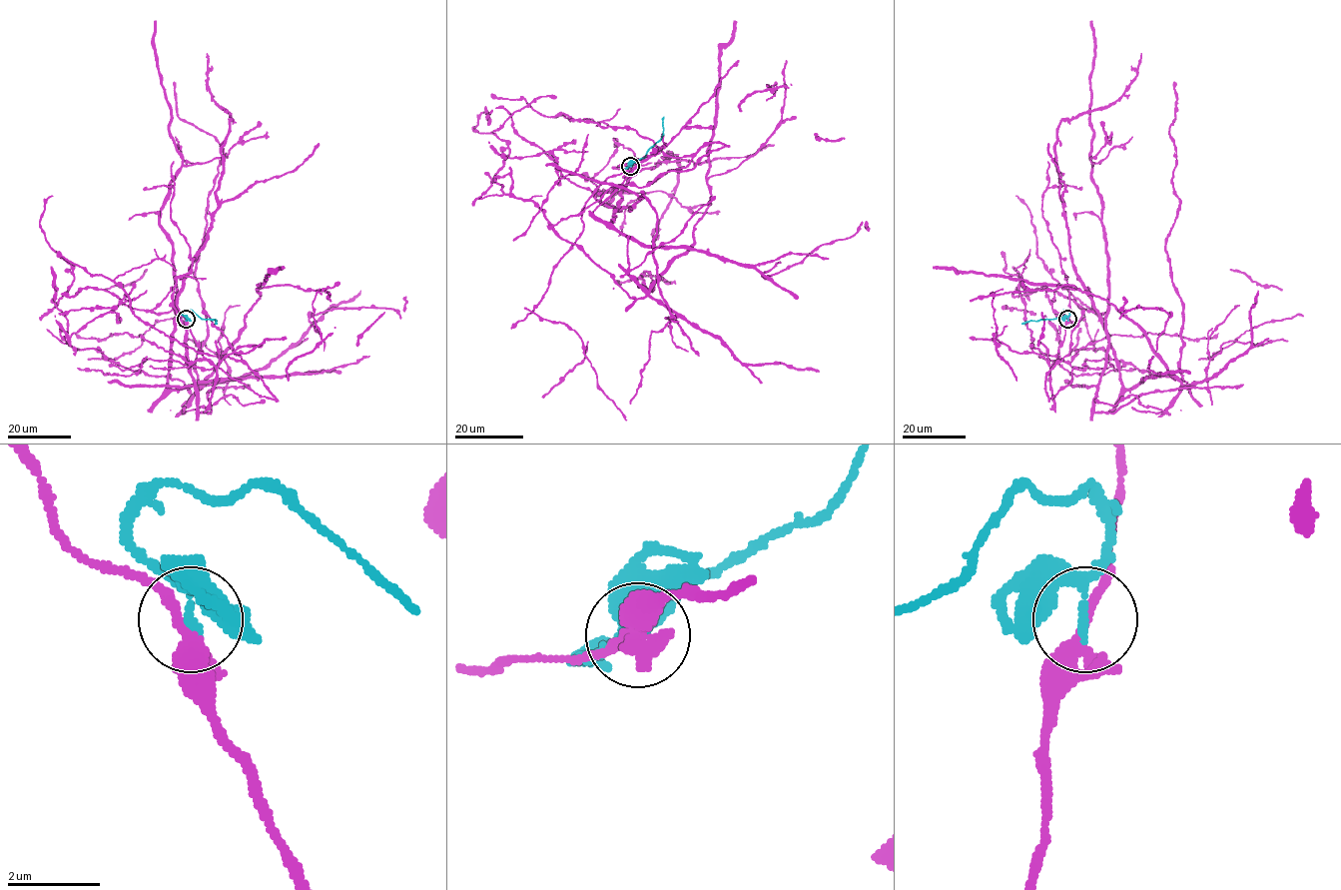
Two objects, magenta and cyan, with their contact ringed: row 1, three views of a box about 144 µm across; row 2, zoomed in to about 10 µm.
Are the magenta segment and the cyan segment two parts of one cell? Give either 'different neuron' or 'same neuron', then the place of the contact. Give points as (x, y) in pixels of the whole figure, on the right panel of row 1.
different neuron; at (1067, 319)

